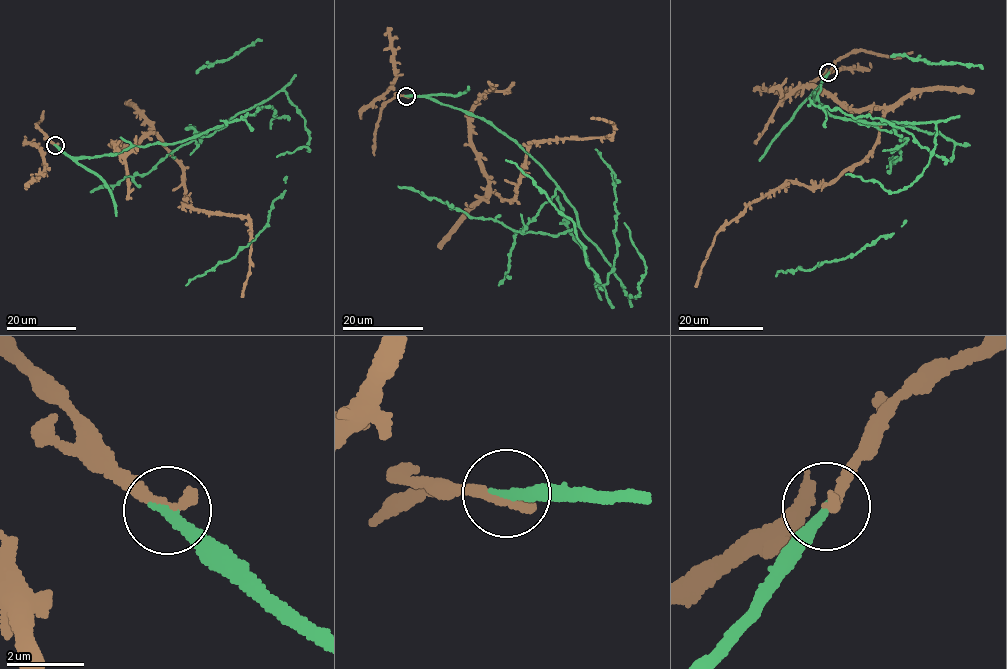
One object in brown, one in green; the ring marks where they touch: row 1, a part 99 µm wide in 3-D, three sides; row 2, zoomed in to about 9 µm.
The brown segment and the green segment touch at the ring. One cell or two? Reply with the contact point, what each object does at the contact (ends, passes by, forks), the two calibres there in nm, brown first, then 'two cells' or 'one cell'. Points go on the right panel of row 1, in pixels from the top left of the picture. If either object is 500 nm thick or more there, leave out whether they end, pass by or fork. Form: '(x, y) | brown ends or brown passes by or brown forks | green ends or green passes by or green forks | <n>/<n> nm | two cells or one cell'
(828, 72) | brown ends | green ends | 360/280 nm | one cell

